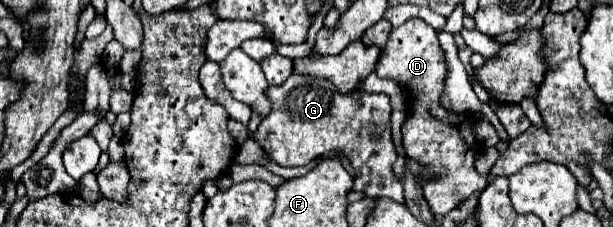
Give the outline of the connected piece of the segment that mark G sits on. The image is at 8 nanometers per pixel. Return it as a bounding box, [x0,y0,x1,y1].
[253,75,403,203]

